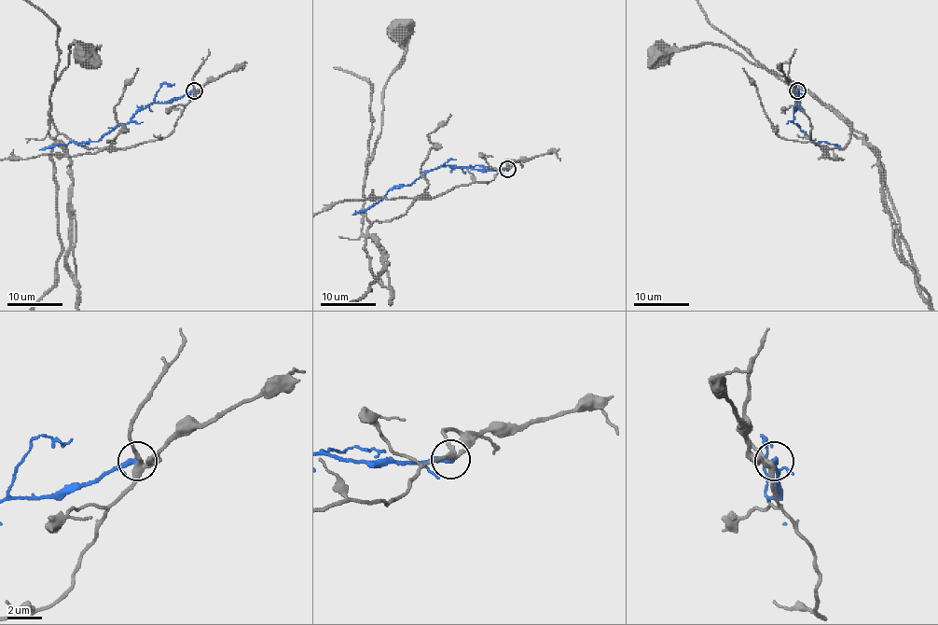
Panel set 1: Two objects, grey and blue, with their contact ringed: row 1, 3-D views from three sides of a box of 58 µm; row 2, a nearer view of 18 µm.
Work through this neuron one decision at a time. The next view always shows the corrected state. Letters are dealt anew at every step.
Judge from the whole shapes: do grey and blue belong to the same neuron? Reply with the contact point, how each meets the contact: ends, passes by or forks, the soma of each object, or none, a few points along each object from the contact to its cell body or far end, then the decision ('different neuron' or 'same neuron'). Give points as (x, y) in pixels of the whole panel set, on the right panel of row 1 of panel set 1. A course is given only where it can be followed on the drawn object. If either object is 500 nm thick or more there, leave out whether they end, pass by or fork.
(797, 90) | grey forks | blue ends | grey (659, 54) | blue none | grey via (796, 90), (809, 137), (843, 148), (851, 131), (837, 117), (727, 48), (660, 53) | blue via (797, 90), (793, 122), (814, 143), (825, 141), (843, 149) | different neuron

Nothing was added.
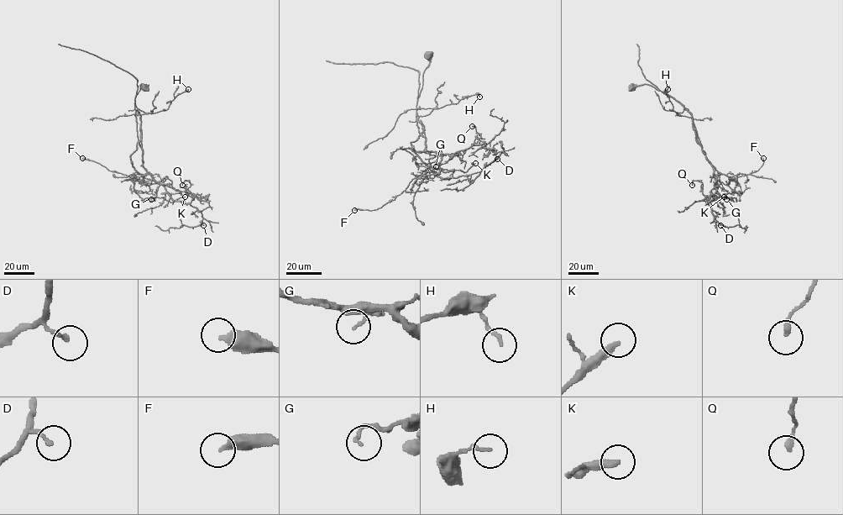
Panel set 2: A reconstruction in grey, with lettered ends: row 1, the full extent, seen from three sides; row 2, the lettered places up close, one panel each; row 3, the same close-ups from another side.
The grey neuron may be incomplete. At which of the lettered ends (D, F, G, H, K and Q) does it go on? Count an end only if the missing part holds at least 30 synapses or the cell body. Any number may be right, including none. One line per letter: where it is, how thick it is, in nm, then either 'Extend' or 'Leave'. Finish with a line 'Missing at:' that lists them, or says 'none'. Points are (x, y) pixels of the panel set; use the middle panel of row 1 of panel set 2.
D: Place: (497, 159). Thickness 170 nm. Leave
F: Place: (354, 210). Thickness 400 nm. Leave
G: Place: (436, 166). Thickness 100 nm. Leave
H: Place: (479, 97). Thickness 140 nm. Leave
K: Place: (475, 163). Thickness 300 nm. Leave
Q: Place: (472, 126). Thickness 200 nm. Leave
Missing at: none

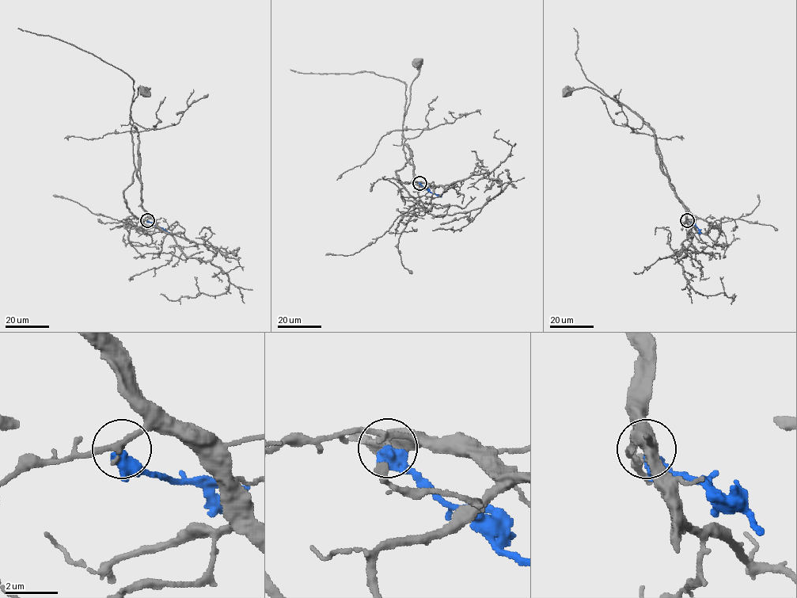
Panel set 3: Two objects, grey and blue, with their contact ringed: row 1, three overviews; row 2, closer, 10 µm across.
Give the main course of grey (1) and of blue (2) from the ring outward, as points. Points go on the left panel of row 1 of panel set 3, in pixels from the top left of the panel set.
1: (146, 220), (149, 215), (142, 203), (138, 132), (130, 116), (130, 105), (138, 87), (146, 89), (144, 91)
2: (146, 220), (170, 233)

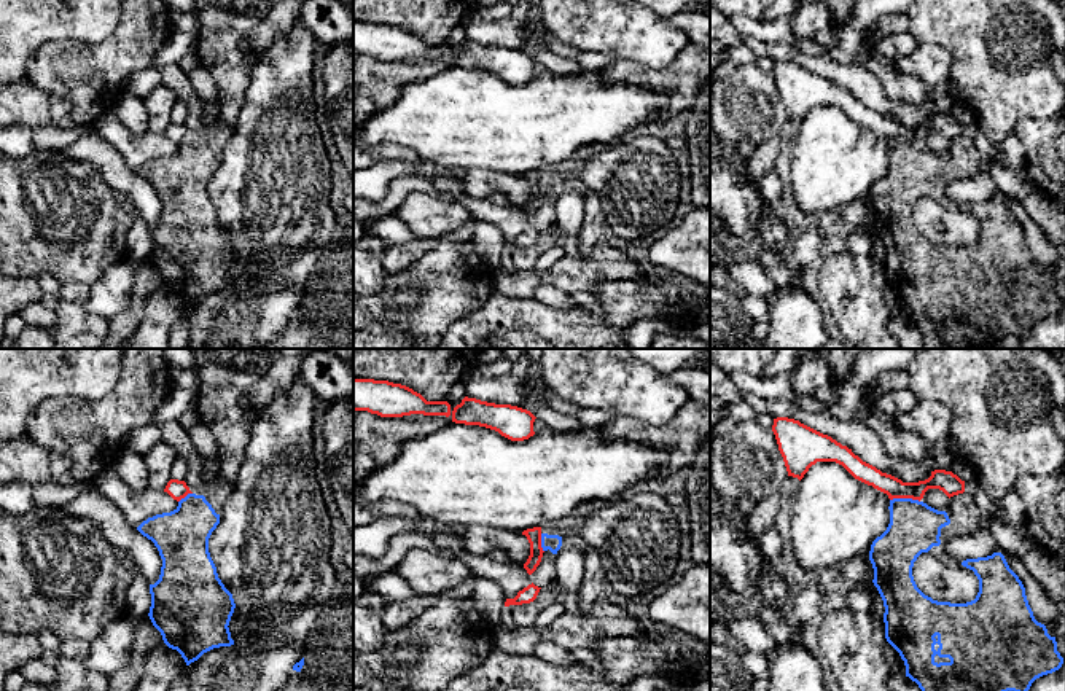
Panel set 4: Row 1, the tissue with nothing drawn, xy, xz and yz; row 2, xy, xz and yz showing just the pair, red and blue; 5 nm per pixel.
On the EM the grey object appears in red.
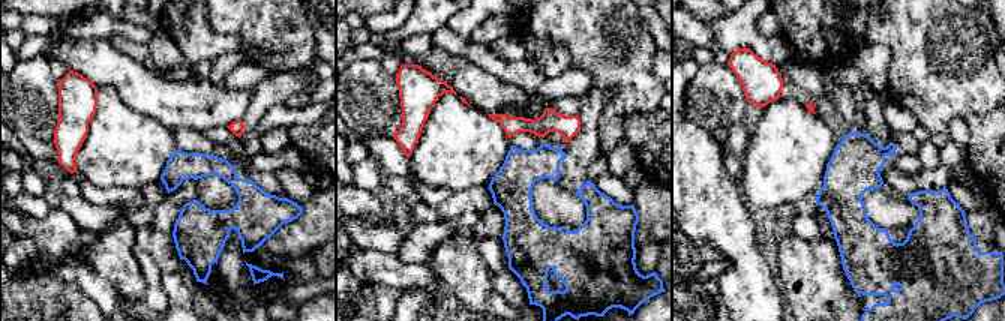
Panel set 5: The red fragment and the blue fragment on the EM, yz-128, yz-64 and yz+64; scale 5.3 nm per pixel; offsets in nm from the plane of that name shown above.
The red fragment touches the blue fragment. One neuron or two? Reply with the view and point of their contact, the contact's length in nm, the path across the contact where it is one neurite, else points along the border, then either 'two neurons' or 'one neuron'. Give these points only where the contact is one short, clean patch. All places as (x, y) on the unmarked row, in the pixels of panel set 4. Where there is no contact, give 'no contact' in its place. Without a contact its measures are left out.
contact yz (905, 140); length 150 nm; border yz (890, 142), (916, 142), (919, 145); two neurons

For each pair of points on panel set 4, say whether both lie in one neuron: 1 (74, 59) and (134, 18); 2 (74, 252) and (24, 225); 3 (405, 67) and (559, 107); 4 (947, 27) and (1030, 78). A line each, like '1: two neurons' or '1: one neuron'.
1: one neuron
2: one neuron
3: two neurons
4: one neuron

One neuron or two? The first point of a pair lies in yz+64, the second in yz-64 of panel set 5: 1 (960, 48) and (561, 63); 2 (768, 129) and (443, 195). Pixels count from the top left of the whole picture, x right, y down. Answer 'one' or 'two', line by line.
1: two
2: two

